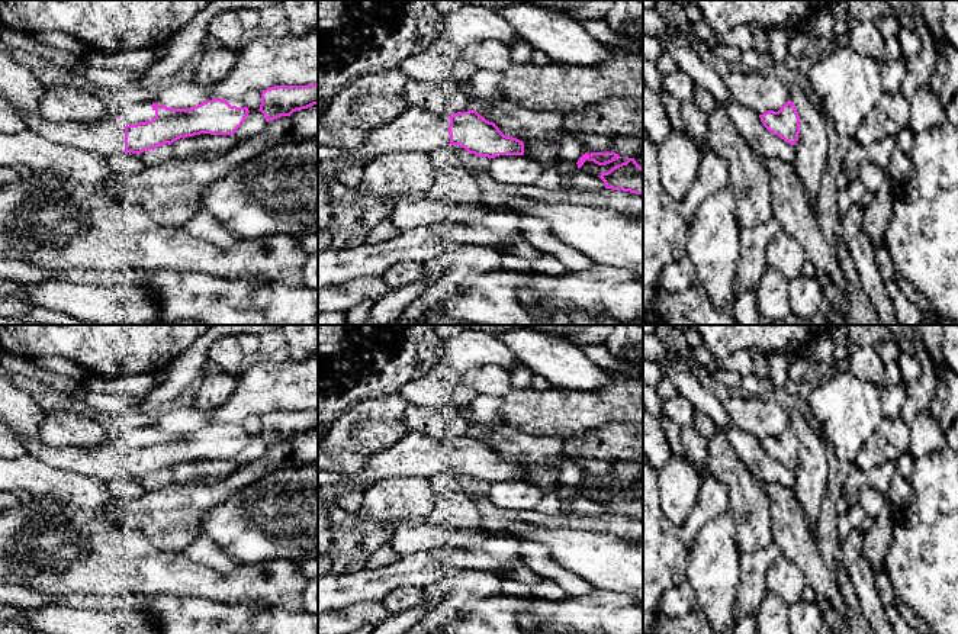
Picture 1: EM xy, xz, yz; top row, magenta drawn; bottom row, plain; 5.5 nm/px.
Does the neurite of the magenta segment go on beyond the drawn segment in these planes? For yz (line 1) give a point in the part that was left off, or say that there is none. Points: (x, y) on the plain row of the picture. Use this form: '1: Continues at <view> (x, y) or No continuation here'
1: No continuation here

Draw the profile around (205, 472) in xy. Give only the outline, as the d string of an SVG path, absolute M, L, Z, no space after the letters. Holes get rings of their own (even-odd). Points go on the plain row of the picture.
M200 458L180 463L171 469L174 483L212 486L232 474L238 469L235 460Z

